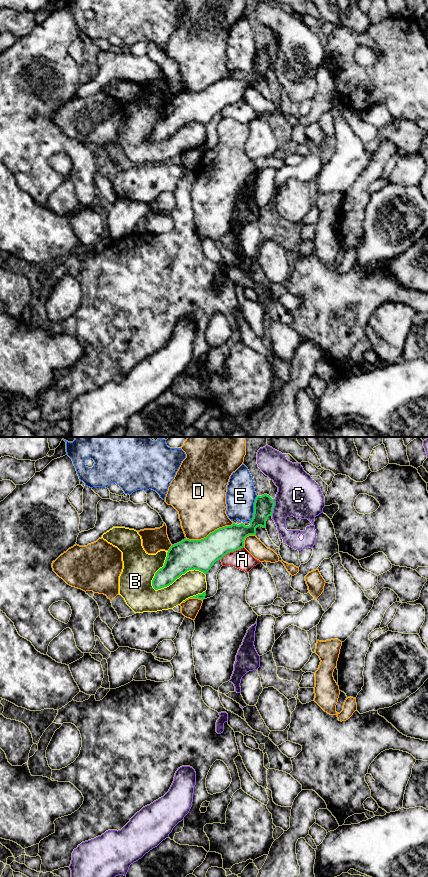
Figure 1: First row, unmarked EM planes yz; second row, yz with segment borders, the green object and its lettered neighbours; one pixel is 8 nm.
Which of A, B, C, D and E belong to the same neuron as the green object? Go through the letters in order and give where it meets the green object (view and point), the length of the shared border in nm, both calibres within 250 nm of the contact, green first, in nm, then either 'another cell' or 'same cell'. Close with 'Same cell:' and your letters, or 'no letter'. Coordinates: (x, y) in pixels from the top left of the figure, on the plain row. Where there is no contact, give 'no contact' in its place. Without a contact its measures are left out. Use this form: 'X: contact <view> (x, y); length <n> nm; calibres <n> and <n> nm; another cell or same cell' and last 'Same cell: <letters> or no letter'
A: contact yz (232, 103); length 220 nm; calibres 240 and 160 nm; another cell
B: contact yz (177, 129); length 440 nm; calibres 240 and 200 nm; another cell
C: contact yz (273, 59); length 140 nm; calibres 160 and 340 nm; another cell
D: contact yz (210, 85); length 400 nm; calibres 240 and 400 nm; another cell
E: contact yz (254, 61); length 220 nm; calibres 160 and 240 nm; another cell
Same cell: no letter

